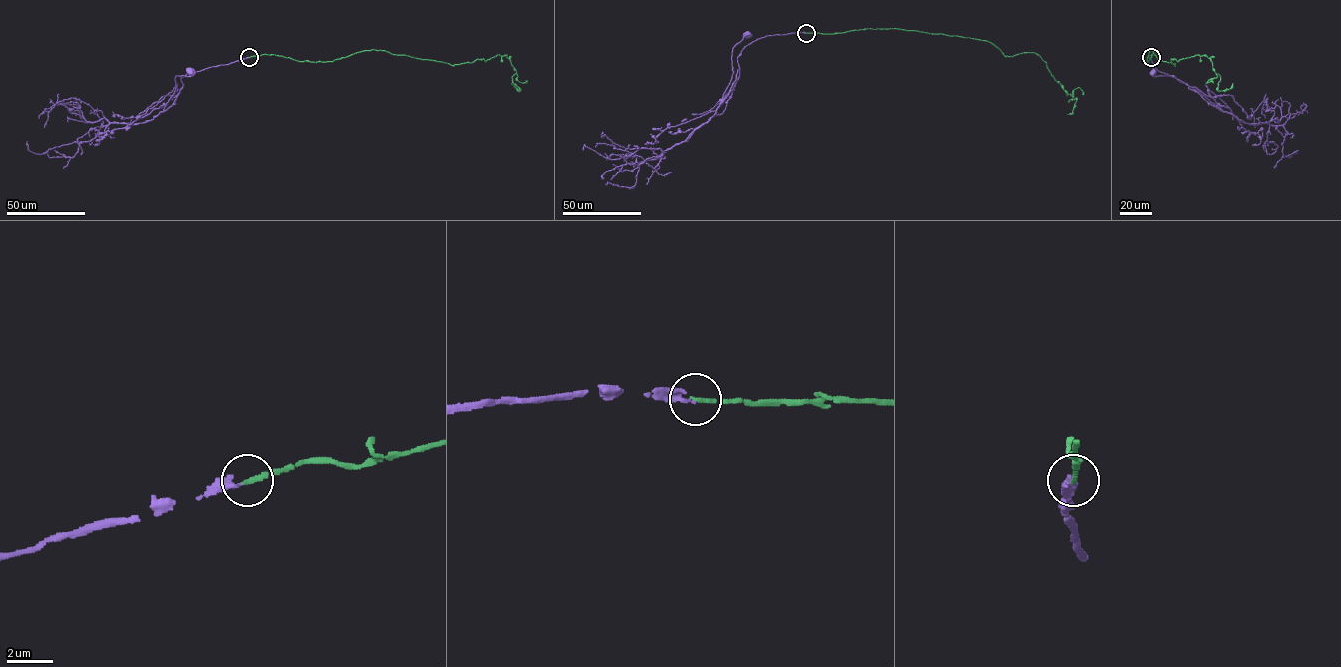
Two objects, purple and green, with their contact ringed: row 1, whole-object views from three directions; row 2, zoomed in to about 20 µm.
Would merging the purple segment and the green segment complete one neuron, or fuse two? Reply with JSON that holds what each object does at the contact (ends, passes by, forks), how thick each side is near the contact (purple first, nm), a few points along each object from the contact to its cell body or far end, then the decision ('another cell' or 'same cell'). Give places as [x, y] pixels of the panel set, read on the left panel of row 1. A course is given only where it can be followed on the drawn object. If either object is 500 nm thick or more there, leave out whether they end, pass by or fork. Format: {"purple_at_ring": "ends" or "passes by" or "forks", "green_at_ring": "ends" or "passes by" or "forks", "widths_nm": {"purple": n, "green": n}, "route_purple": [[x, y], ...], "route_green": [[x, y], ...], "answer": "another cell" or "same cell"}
{"purple_at_ring": "ends", "green_at_ring": "ends", "widths_nm": {"purple": 150, "green": 200}, "route_purple": [[249, 57], [183, 76], [180, 93], [164, 110], [176, 88], [175, 77], [190, 76], [190, 72]], "route_green": [[249, 57], [327, 62], [373, 49], [452, 66], [499, 55], [516, 71], [511, 78], [520, 91], [511, 83]], "answer": "same cell"}

